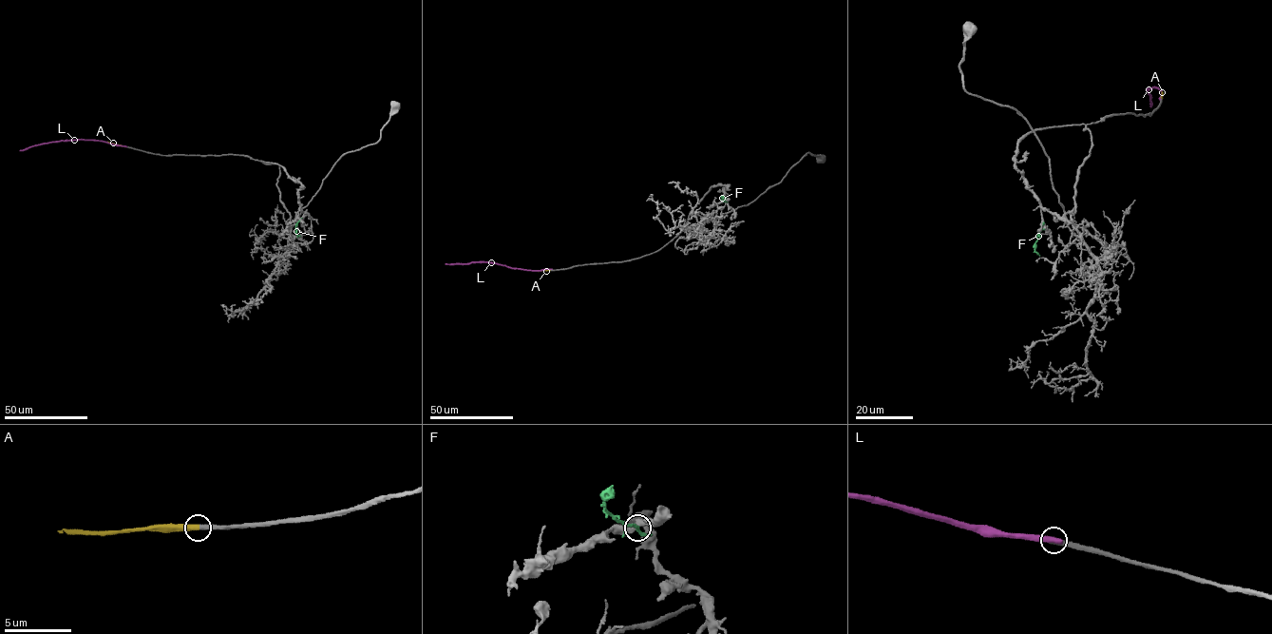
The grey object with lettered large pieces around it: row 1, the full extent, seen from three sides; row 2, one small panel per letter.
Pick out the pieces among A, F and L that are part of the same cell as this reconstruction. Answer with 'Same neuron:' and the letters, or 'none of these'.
Same neuron: A

